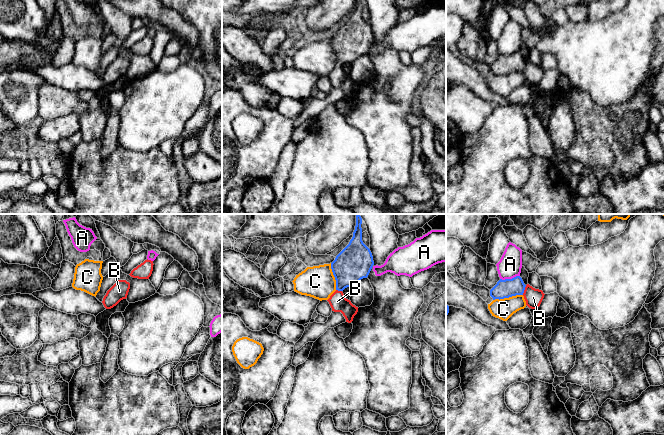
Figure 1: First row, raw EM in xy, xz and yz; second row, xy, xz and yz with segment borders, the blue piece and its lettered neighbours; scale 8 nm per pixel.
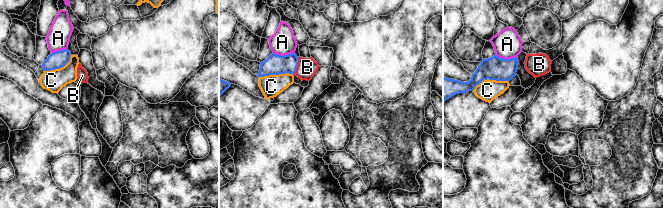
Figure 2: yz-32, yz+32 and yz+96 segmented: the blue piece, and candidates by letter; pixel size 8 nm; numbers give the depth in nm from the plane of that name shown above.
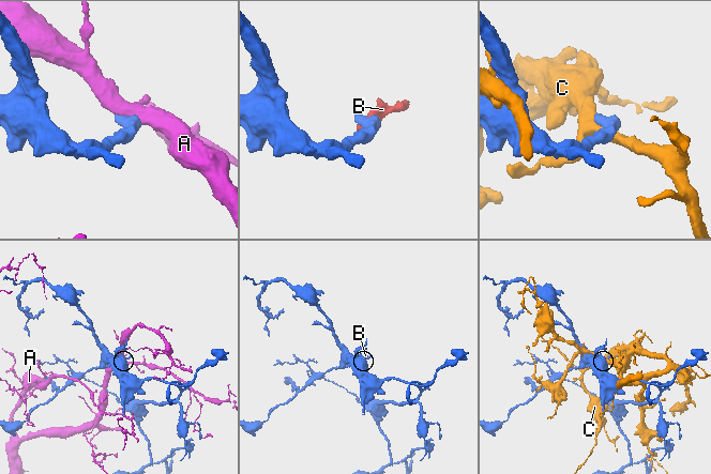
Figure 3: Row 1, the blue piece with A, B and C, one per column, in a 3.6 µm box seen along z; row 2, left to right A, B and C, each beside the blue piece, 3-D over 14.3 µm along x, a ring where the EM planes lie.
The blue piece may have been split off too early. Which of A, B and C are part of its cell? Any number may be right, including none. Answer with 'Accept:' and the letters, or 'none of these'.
Accept: B

